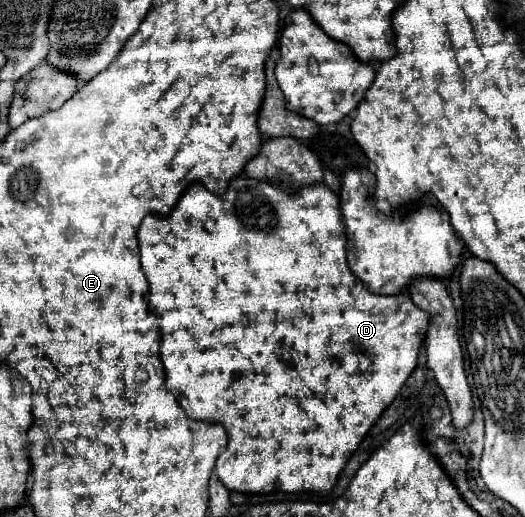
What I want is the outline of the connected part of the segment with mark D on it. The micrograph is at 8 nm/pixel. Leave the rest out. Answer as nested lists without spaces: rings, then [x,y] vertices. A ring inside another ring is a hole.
[[[236,176],[228,182],[224,194],[216,194],[204,188],[204,184],[190,184],[180,196],[178,204],[166,216],[150,214],[144,216],[140,230],[140,256],[142,272],[150,284],[148,312],[156,318],[160,330],[160,360],[166,372],[166,388],[174,394],[180,408],[192,420],[212,420],[222,422],[228,432],[228,446],[216,460],[216,476],[228,490],[258,494],[258,492],[330,492],[344,464],[358,448],[366,432],[396,398],[404,380],[410,376],[418,362],[418,350],[424,342],[428,330],[428,314],[420,310],[408,294],[372,294],[348,268],[346,262],[346,236],[344,224],[340,220],[338,196],[322,182],[312,186],[302,186],[298,190],[284,190],[280,184],[268,180],[256,180],[248,176]],[[360,356],[368,358],[370,368],[360,370]]]

